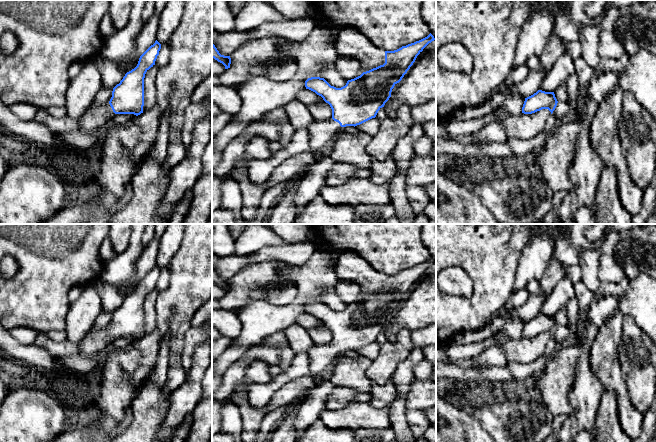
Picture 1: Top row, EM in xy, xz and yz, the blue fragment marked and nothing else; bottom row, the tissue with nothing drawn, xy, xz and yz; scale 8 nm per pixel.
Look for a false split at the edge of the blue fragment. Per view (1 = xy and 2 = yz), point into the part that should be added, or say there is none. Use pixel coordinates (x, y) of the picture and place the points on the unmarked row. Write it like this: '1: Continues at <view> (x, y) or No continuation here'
1: Continues at xy (94, 342)
2: Continues at yz (564, 335)

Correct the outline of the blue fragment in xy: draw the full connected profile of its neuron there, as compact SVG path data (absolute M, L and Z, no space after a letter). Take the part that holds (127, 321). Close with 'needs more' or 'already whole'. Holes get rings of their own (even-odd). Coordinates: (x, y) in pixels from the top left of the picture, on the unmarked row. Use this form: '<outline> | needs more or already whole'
M156 264L139 282L137 290L127 296L112 315L110 325L103 330L91 329L78 343L78 354L91 357L105 350L115 338L143 337L144 302L146 296L155 289L161 268Z | needs more

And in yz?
M538 314L533 319L525 322L522 337L532 338L542 333L548 333L557 343L558 348L567 346L574 340L574 329L569 326L558 325L554 316Z | needs more

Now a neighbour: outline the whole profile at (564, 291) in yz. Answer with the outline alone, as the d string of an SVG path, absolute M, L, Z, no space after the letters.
M566 275L557 283L553 292L543 303L539 314L555 316L555 314L571 299L575 297L574 283Z

